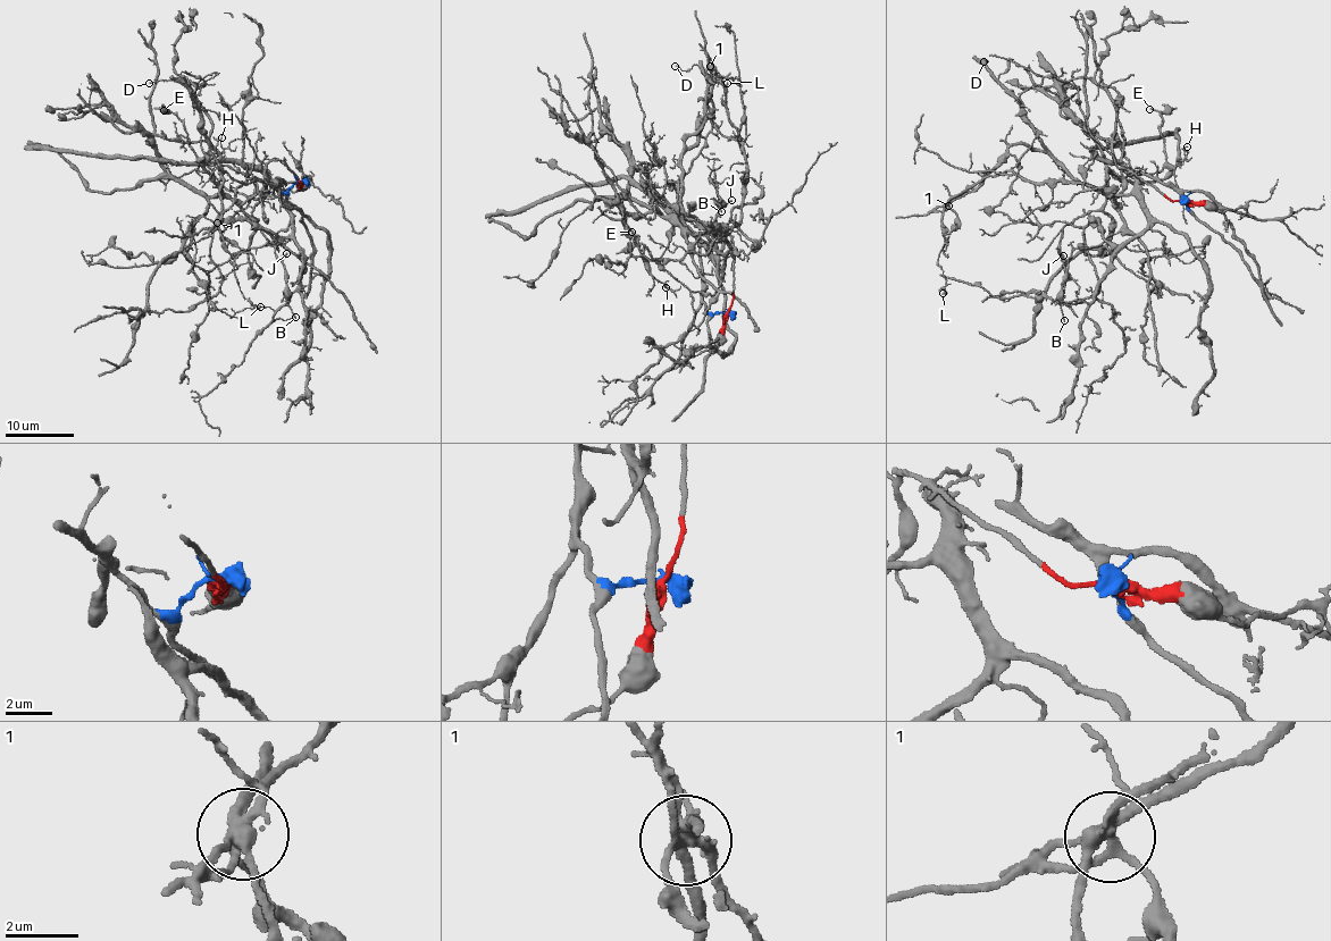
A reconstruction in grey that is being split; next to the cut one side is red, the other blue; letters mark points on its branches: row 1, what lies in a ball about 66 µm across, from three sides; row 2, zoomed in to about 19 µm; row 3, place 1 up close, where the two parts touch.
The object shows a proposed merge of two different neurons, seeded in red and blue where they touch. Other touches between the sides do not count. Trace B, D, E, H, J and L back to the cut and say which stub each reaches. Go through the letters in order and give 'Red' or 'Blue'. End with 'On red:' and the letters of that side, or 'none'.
B: Red
D: Red
E: Red
H: Red
J: Red
L: Red
On red: B, D, E, H, J, L

